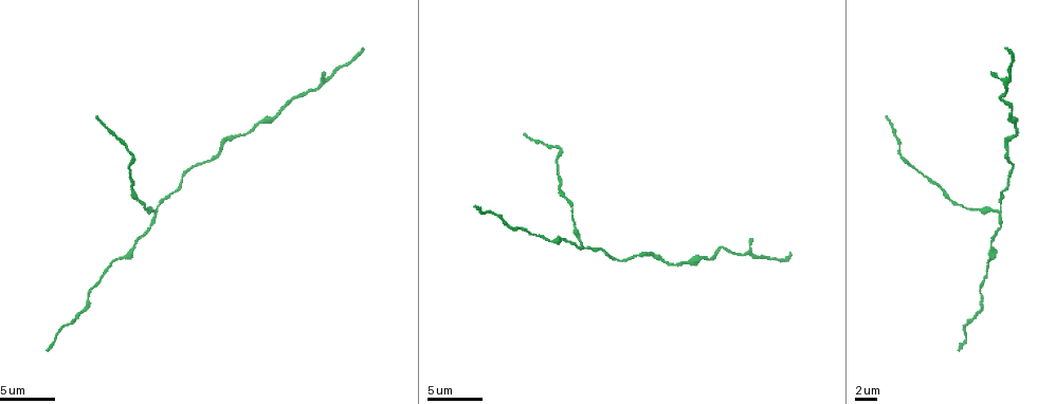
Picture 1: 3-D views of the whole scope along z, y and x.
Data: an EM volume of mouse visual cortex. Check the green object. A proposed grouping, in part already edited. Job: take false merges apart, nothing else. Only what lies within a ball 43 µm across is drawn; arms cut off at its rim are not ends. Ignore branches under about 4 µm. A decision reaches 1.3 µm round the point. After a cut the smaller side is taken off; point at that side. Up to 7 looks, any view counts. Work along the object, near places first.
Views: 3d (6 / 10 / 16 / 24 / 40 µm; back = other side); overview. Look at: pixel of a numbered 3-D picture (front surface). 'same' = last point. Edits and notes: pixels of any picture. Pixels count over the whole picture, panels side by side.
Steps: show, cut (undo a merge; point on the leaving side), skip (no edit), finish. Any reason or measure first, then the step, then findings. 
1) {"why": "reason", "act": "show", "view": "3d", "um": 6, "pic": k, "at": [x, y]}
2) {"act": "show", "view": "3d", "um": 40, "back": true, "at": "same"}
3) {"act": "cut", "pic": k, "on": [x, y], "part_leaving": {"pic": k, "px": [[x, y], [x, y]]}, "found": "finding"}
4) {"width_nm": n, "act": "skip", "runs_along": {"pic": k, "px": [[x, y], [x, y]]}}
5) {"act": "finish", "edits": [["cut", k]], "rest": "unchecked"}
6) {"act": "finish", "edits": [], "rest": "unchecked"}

{"why": "calibre changes", "act": "show", "view": "3d", "um": 6, "pic": 1, "at": [278, 116]}

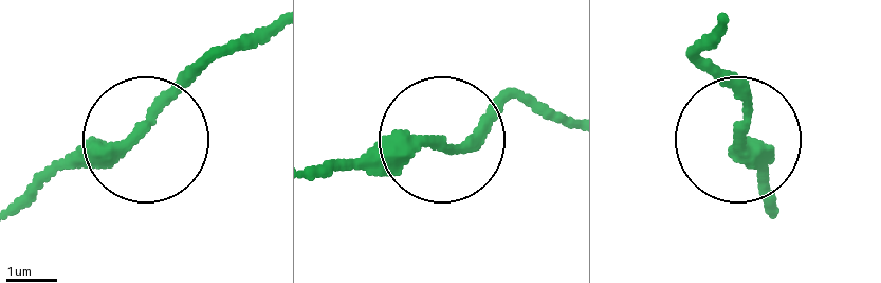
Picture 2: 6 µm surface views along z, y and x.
{"width_nm": 280, "act": "skip", "found": "all the same neuron"}

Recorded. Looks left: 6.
{"why": "calibre changes", "act": "show", "view": "3d", "um": 6, "pic": 1, "at": [746, 254]}

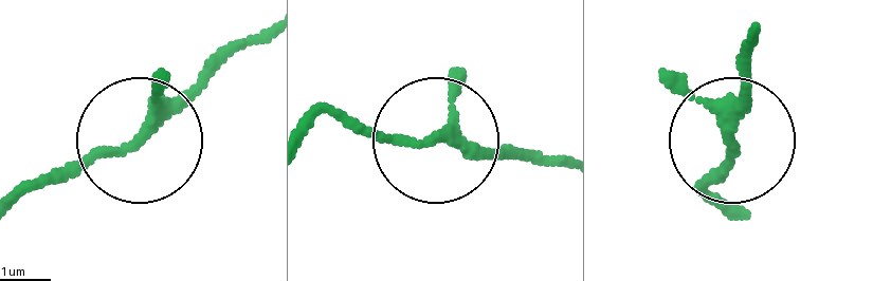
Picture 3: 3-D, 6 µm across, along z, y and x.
{"arms": 3, "act": "skip", "runs_along": {"pic": 3, "px": [[13, 209], [151, 134], [236, 50]]}, "found": "one neuron here"}

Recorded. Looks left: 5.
{"why": "sudden change in width", "act": "show", "view": "3d", "um": 10, "pic": 1, "at": [86, 303]}

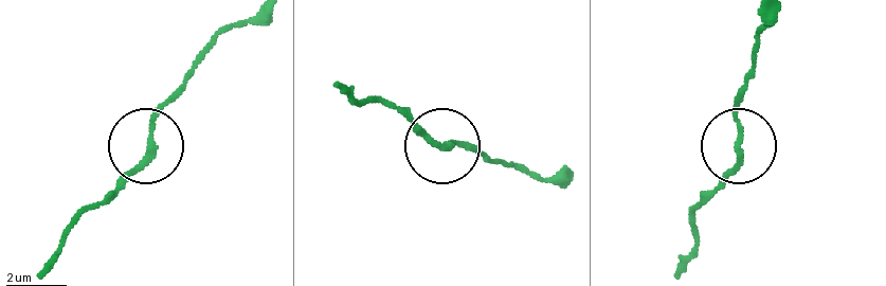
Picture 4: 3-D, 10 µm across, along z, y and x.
{"width_nm": 190, "act": "skip", "runs_along": {"pic": 4, "px": [[251, 15], [221, 31], [155, 122], [138, 167], [102, 202]]}, "found": "one neuron here"}

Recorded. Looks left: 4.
{"why": "three-way junction", "act": "show", "view": "3d", "um": 10, "pic": 1, "at": [157, 213]}

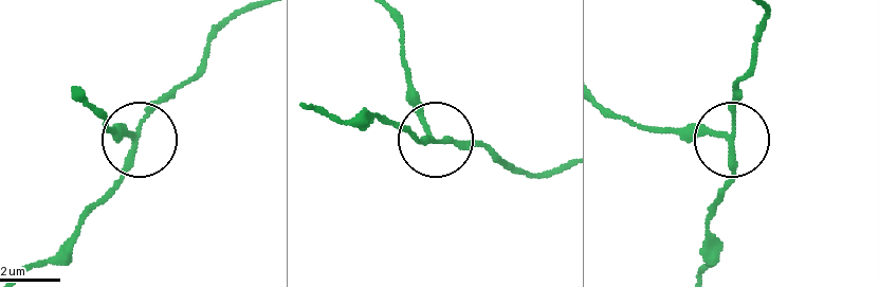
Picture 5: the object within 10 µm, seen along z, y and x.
{"why": "zoom in", "act": "show", "view": "3d", "um": 6, "pic": 5, "at": [725, 139]}

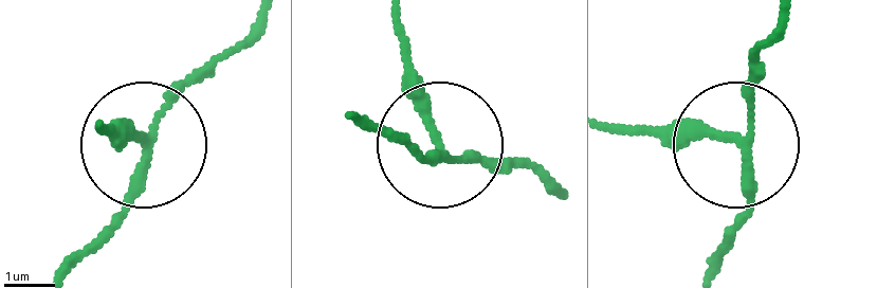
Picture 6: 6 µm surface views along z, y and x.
{"side_arm_um": 17, "arms": 3, "act": "cut", "pic": 6, "on": [119, 120], "found": "two neurons meet here"}

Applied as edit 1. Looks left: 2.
{"act": "finish", "edits": [["cut", 6]], "rest": "unchecked"}

